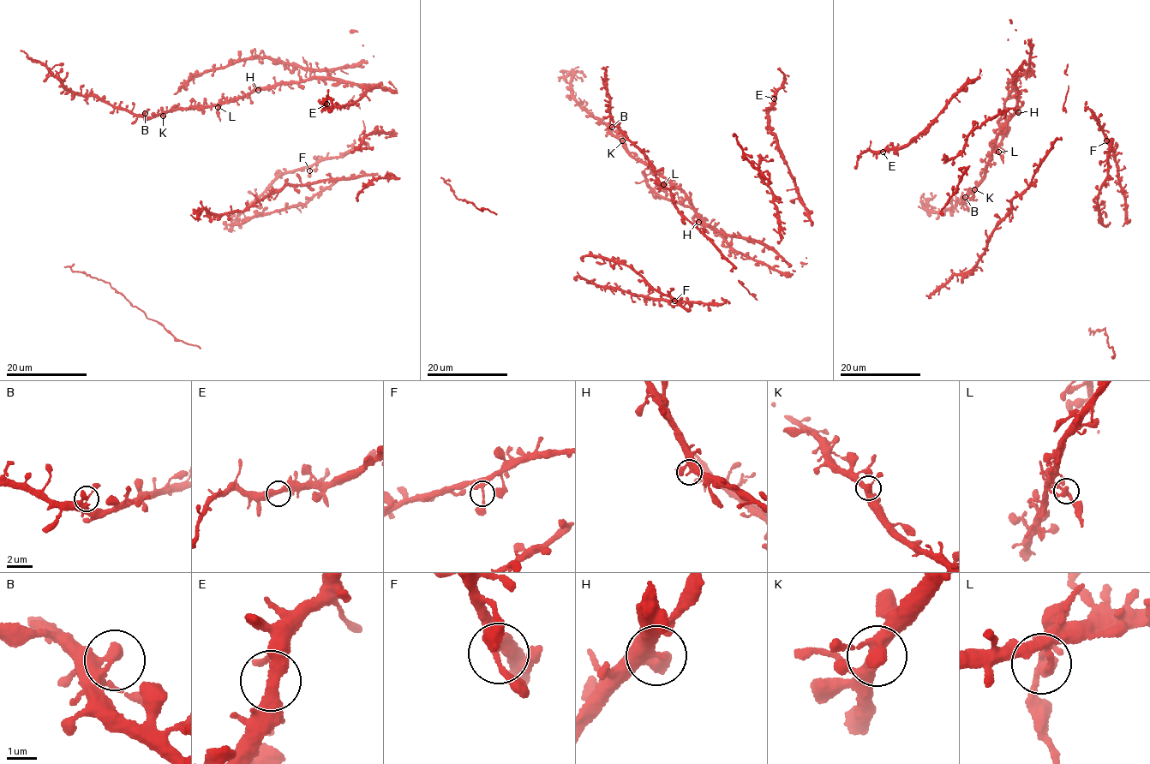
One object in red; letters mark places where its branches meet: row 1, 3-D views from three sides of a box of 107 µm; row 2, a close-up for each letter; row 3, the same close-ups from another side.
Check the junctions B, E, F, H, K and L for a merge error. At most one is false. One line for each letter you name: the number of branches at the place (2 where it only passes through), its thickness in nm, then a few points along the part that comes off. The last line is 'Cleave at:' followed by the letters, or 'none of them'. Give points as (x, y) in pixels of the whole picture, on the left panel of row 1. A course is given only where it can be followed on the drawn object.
L: 3 branches meet; 280 nm thick; foreign part runs (218, 107), (220, 121)
Cleave at: L

